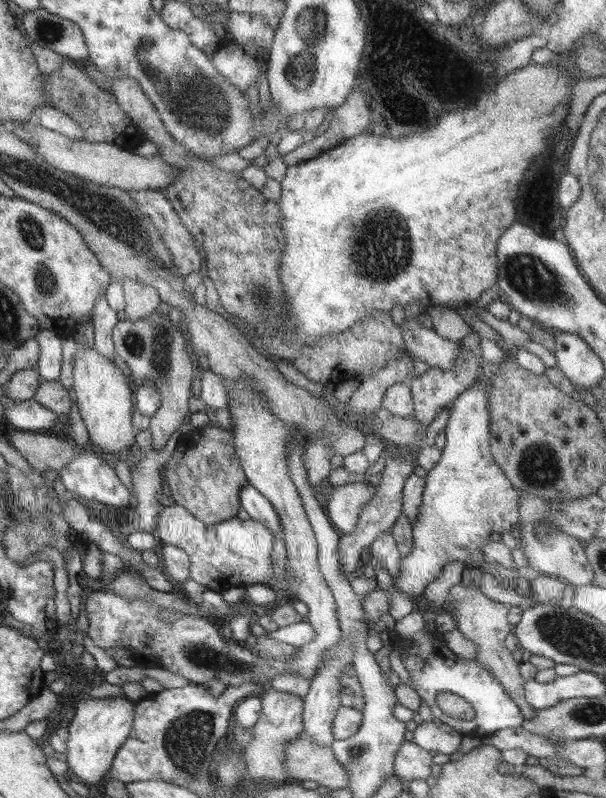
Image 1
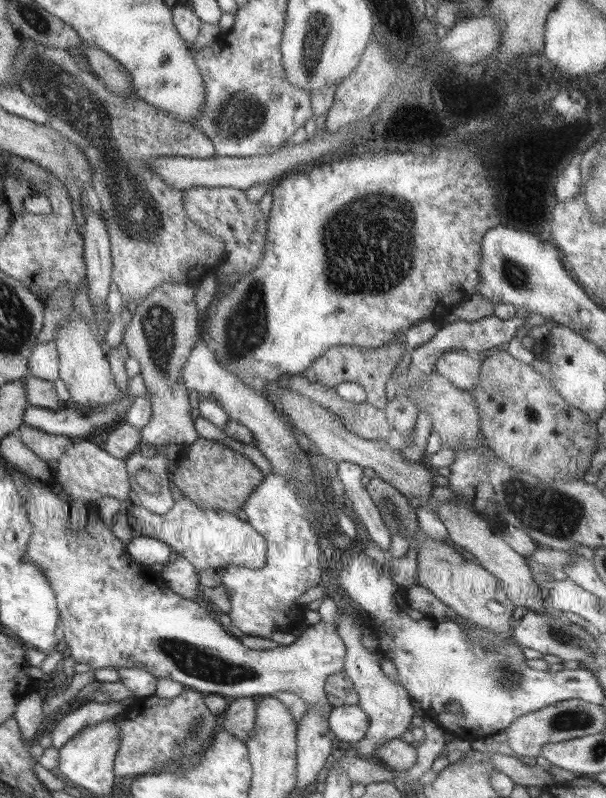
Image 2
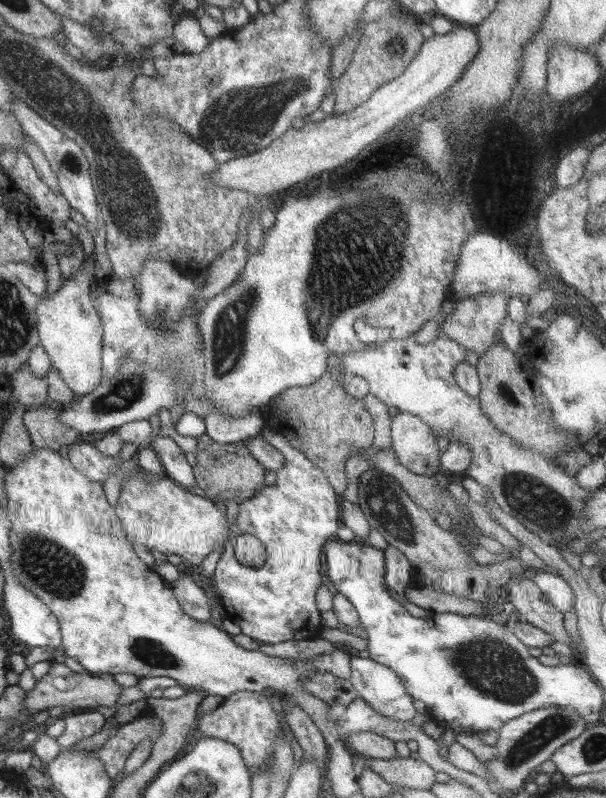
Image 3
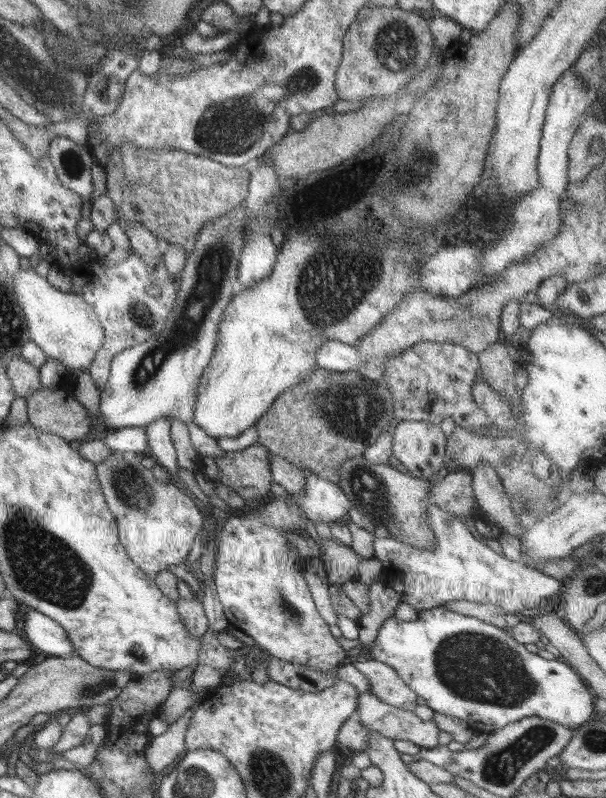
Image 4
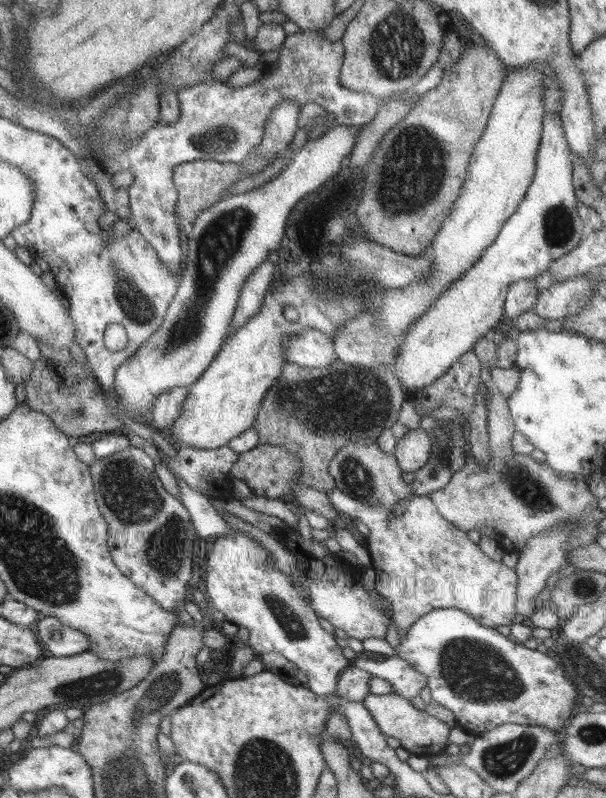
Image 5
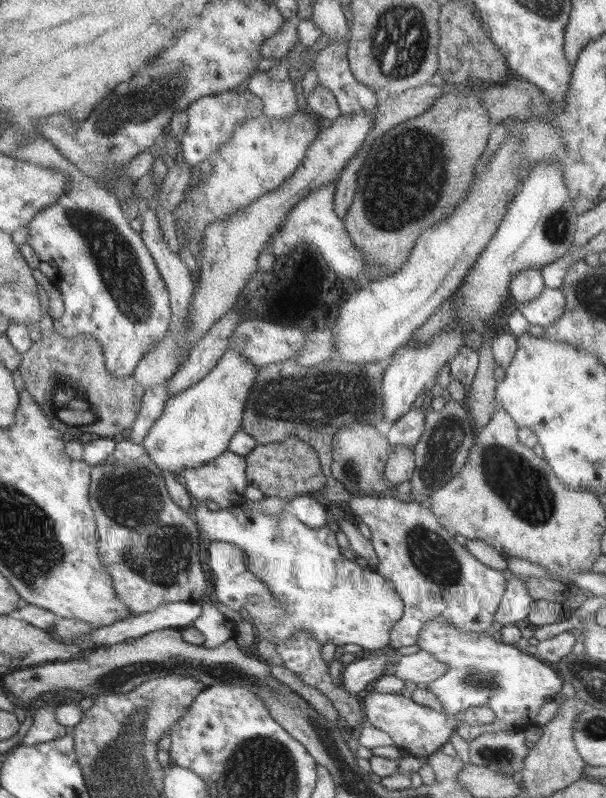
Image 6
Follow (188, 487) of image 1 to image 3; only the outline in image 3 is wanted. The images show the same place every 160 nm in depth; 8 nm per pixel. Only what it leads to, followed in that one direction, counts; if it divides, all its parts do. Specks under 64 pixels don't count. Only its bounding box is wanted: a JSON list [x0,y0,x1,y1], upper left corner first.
[194,433,266,500]

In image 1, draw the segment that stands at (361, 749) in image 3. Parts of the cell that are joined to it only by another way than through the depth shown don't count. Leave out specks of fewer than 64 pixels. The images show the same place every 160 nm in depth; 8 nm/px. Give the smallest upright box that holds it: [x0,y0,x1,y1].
[393,741,434,780]

